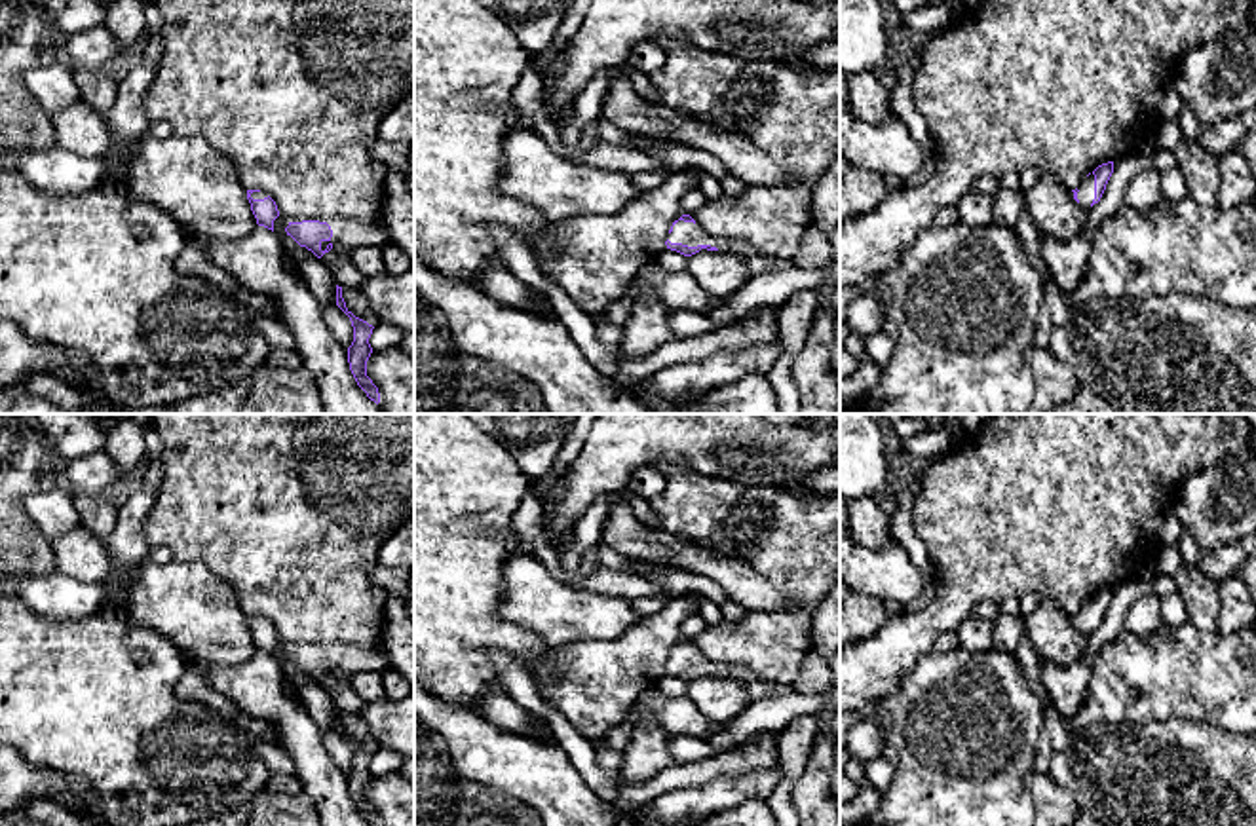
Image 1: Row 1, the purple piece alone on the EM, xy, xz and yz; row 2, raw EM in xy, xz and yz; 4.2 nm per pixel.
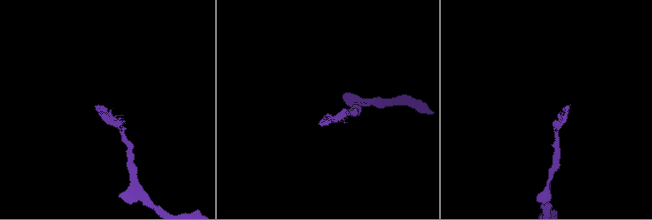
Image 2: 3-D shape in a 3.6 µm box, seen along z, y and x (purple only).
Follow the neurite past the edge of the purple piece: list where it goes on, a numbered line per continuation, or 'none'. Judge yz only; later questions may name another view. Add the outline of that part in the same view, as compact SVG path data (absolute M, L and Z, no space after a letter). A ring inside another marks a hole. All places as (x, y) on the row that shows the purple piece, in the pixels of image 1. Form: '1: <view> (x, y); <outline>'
1: yz (1085, 194); M1091 173L1085 177L1077 186L1077 199L1083 207L1091 209L1091 203L1094 199L1094 175Z

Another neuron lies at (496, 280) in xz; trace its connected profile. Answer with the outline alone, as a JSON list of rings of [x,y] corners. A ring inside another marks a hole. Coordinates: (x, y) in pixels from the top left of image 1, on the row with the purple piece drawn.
[[[492,262],[479,275],[479,289],[507,306],[532,308],[534,289],[513,275],[504,264]]]

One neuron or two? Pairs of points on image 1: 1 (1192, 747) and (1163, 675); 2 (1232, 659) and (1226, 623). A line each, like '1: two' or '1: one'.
1: two
2: two

